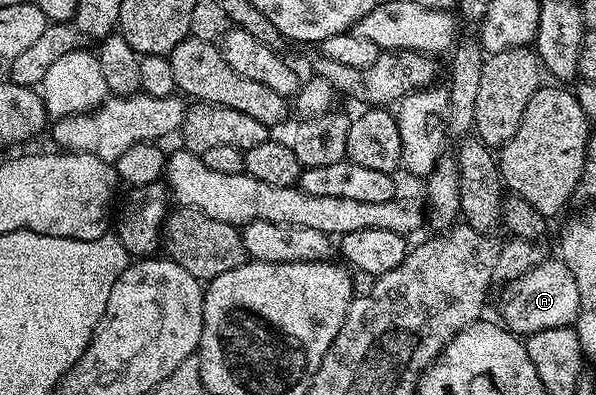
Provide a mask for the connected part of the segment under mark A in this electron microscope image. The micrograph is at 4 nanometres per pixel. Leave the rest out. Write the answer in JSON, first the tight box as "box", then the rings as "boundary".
{"box":[501,258,579,338],"boundary":[[[559,258],[542,259],[541,263],[533,265],[531,270],[527,270],[521,276],[508,281],[504,285],[505,293],[501,296],[501,316],[504,327],[510,332],[516,332],[522,338],[528,338],[533,332],[547,330],[548,328],[568,328],[576,325],[579,314],[579,286],[575,286],[575,278],[571,275],[571,270]]]}

